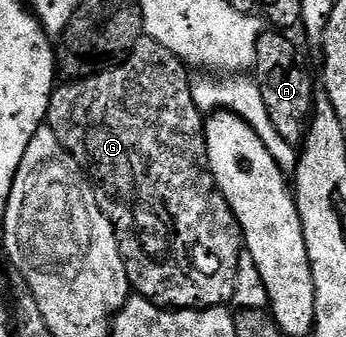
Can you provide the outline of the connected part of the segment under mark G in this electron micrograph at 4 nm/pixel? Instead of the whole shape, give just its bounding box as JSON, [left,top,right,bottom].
[47,38,243,310]

